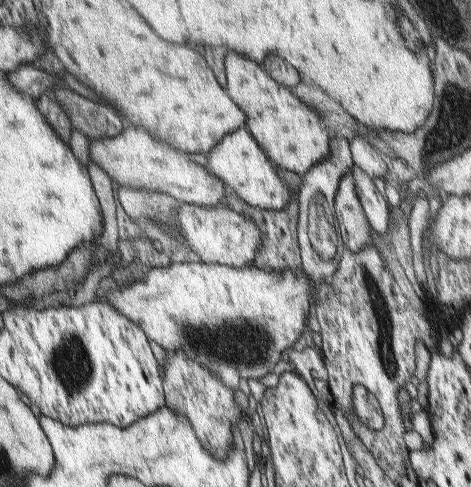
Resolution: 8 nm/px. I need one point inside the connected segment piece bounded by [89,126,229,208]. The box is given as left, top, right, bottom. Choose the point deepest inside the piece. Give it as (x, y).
(134, 159)

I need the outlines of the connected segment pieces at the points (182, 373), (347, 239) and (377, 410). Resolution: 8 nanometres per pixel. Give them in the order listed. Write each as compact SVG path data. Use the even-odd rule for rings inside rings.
M166 351L167 362L162 366L162 380L165 380L166 406L172 412L180 412L188 418L192 430L198 437L198 442L205 446L214 458L224 460L230 448L234 446L230 426L244 416L238 410L235 388L222 382L218 374L198 364L198 361L188 356L184 351ZM242 414L242 416L240 416Z
M348 172L338 184L336 217L345 246L357 253L372 243L372 228L356 194L354 174Z
M364 386L352 388L352 412L358 416L358 420L372 430L384 428L384 414L376 396Z

